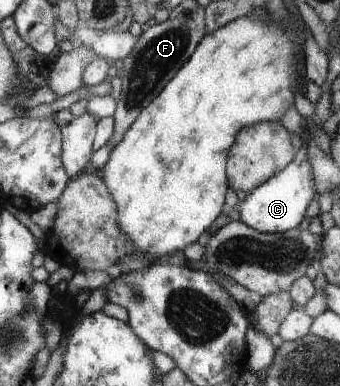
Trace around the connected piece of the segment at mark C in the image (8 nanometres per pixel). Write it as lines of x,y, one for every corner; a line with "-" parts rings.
307,144
297,148
296,157
283,170
272,175
267,182
262,183
251,191
245,199
235,207
239,213
239,221
263,233
283,233
296,228
299,221
303,221
303,211
307,209
309,201
313,199
313,177
307,159

